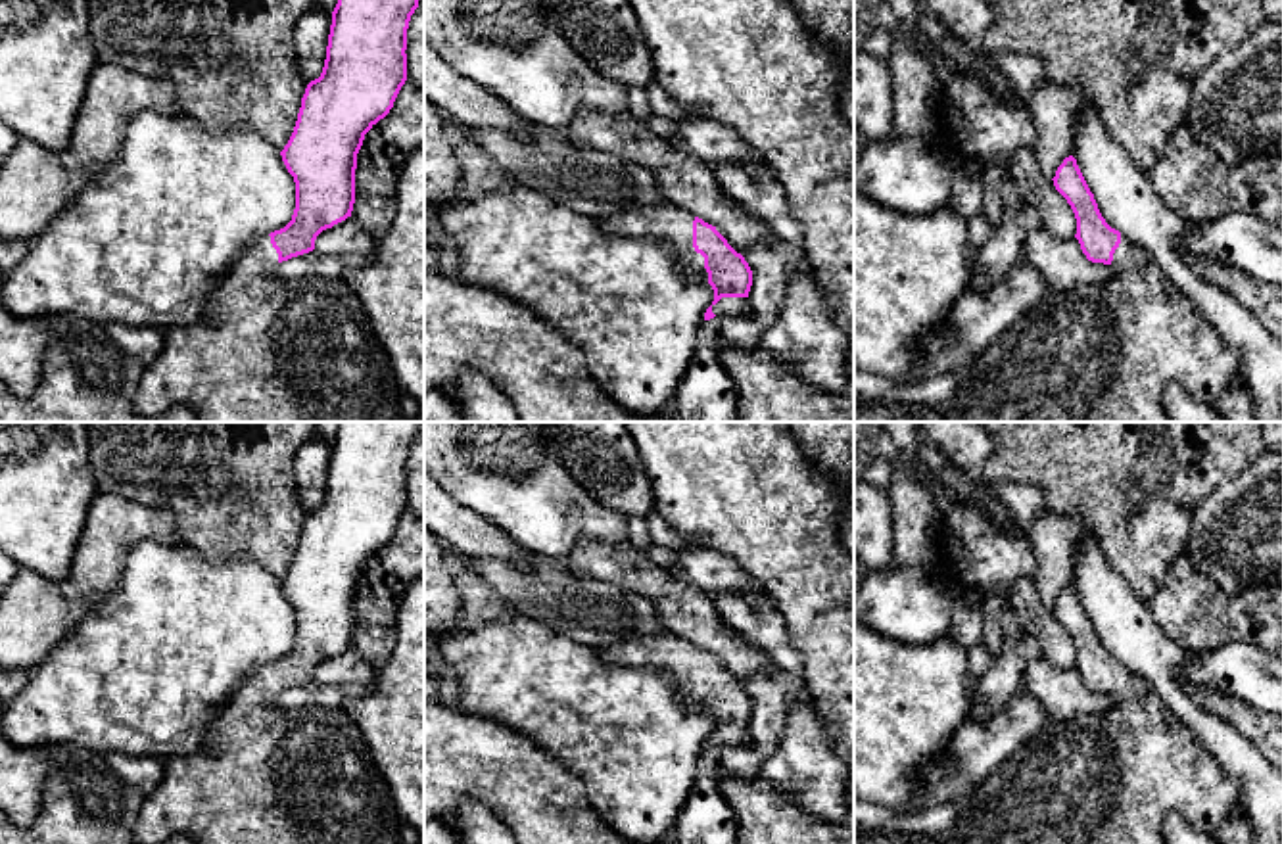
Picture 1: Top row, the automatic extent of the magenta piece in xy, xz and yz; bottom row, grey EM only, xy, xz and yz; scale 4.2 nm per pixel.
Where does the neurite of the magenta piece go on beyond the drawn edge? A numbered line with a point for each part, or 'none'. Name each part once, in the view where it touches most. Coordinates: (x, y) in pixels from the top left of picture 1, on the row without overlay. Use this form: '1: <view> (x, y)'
1: xz (664, 651)

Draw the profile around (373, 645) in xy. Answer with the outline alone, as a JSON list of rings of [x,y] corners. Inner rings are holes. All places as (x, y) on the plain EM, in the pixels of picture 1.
[[[405,510],[393,537],[365,564],[357,583],[351,645],[374,669],[380,669],[392,654],[399,602],[420,575],[424,575],[424,520]]]

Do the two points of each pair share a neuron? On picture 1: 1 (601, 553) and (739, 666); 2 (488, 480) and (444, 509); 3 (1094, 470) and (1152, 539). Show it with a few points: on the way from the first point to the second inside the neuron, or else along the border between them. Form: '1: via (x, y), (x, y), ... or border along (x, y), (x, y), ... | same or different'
1: via (636, 574), (655, 582), (707, 632) | same
2: border along (444, 490), (494, 524) | different
3: via (1115, 492), (1119, 495), (1123, 530), (1131, 536) | same

